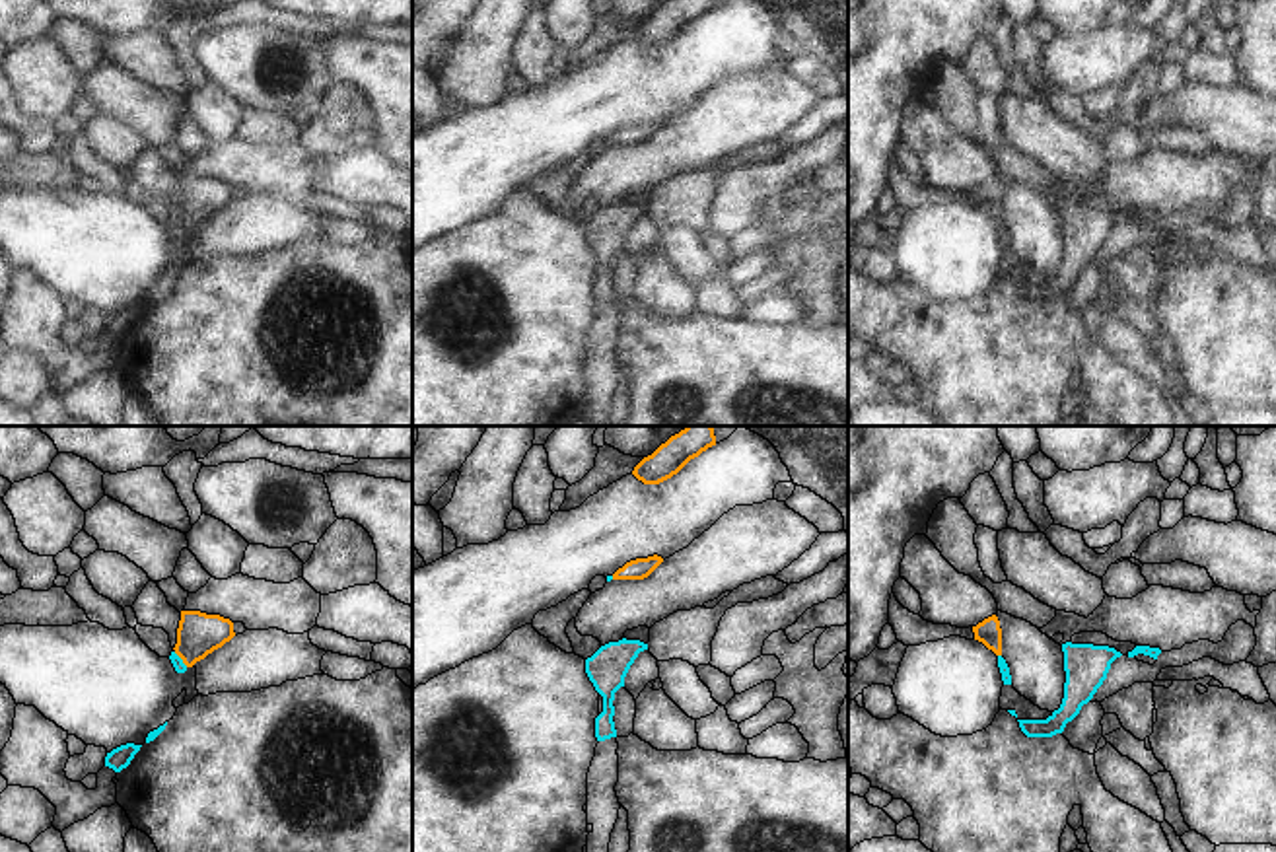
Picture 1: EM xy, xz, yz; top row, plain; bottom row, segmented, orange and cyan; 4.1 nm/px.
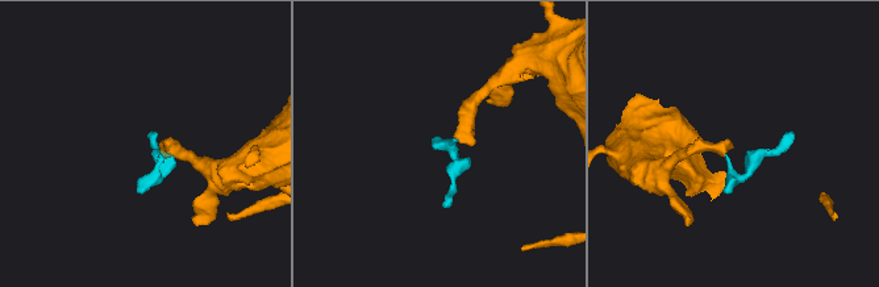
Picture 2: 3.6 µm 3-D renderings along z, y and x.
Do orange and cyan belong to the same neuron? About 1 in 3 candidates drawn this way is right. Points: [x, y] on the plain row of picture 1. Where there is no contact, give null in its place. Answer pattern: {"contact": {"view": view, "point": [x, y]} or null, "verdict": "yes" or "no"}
{"contact": {"view": "xy", "point": [181, 222]}, "verdict": "yes"}

